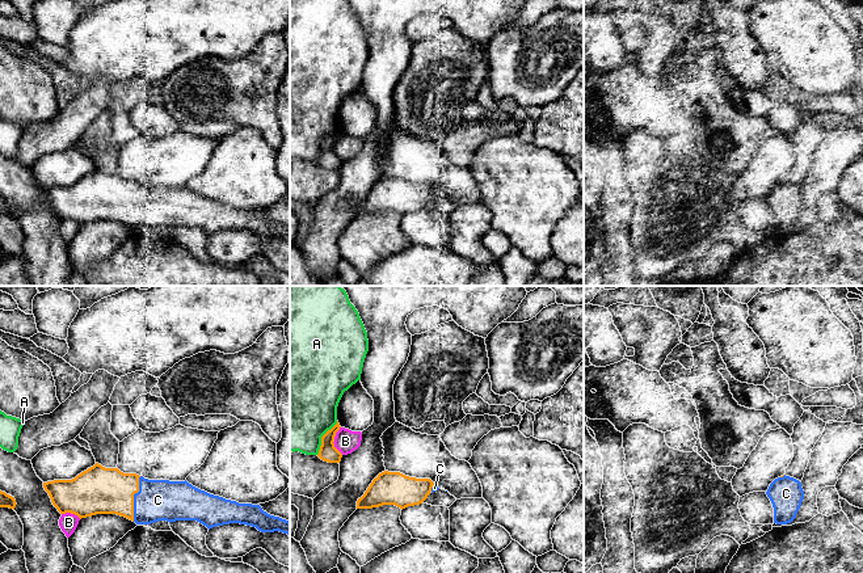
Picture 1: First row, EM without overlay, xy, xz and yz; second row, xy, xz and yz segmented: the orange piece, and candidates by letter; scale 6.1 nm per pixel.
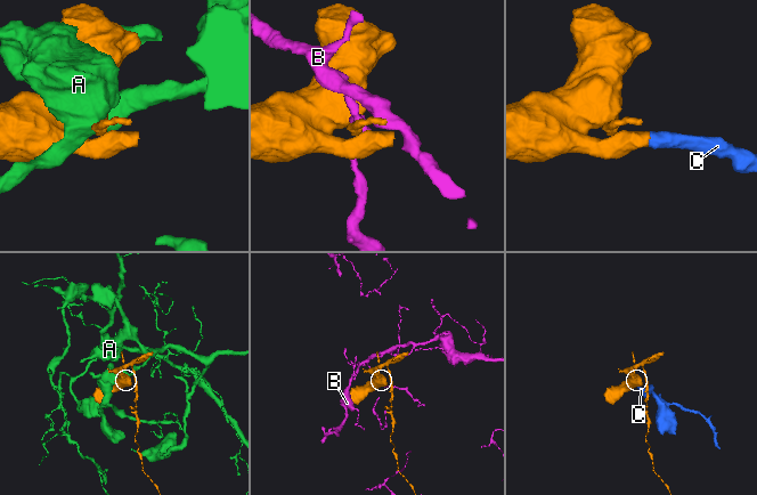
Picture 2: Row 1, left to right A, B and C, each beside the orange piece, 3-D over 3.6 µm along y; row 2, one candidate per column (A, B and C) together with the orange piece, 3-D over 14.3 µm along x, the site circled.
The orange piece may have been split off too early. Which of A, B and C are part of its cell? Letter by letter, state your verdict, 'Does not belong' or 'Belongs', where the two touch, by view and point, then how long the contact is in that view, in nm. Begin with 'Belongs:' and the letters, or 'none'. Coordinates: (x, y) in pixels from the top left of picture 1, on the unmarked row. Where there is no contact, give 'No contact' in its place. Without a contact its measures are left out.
Belongs: C
A: Does not belong. Touches orange at xz (321, 144). Shared border 240 nm
B: Does not belong. Touches orange at xz (333, 147). Shared border 180 nm
C: Belongs. Touches orange at xy (133, 205). Shared border 280 nm

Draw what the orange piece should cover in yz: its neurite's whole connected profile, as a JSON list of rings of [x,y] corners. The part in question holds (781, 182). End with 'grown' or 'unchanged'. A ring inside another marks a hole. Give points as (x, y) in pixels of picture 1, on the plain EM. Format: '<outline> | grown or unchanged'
[[[780,182],[775,185],[767,198],[774,214],[774,229],[791,229],[801,212],[804,197],[801,189],[790,182]]] | grown

